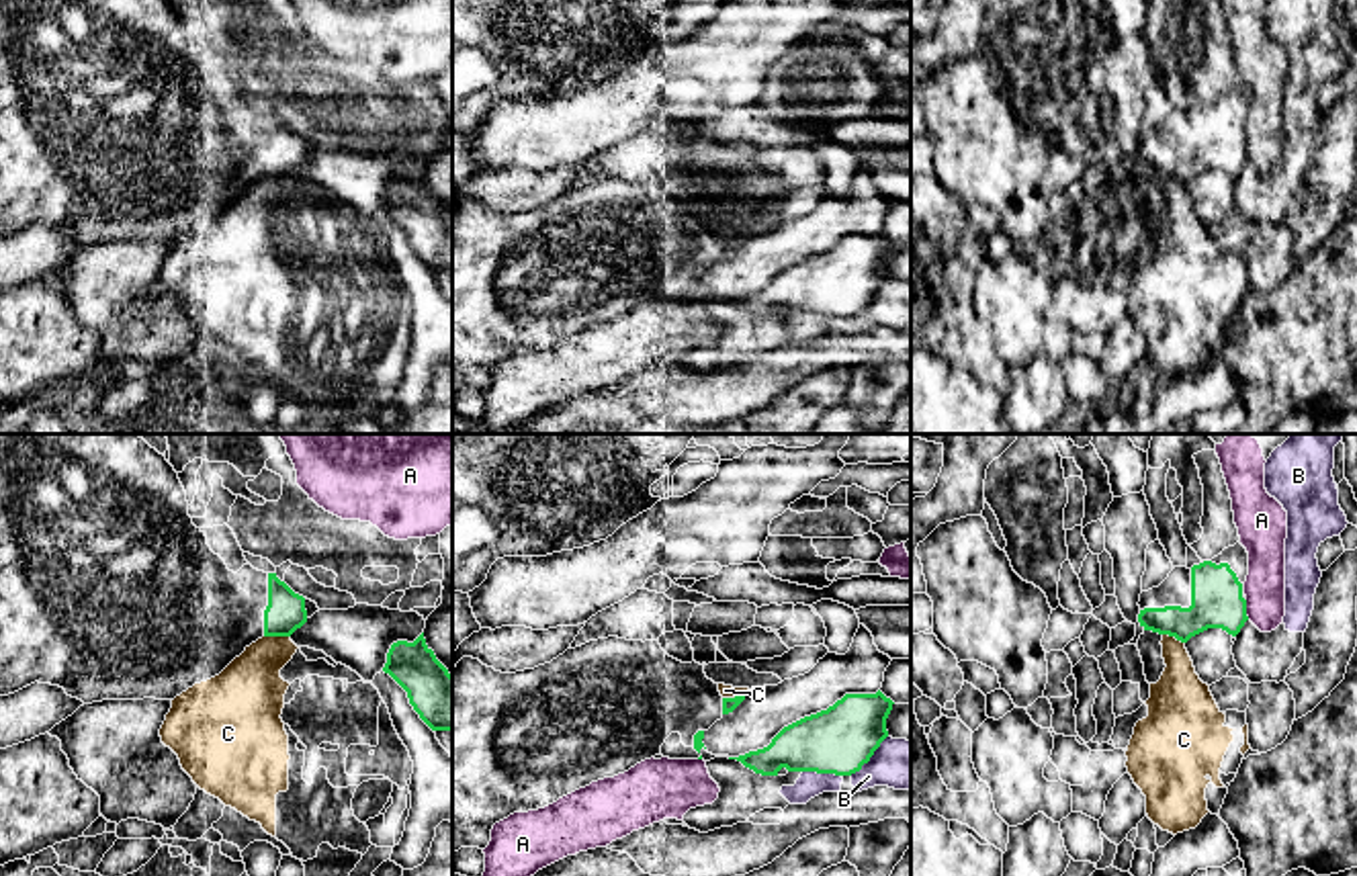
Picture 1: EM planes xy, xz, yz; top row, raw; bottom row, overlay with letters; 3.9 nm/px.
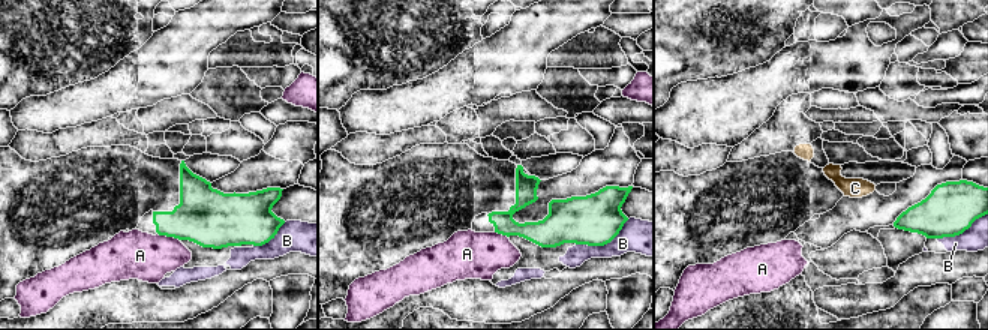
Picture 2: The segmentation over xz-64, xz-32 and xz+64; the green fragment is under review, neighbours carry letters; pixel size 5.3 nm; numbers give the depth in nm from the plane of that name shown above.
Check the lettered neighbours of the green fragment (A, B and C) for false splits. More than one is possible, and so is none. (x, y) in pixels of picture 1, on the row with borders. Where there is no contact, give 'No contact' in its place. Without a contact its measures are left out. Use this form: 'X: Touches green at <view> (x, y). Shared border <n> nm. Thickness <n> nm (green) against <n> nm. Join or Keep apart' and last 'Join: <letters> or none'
A: Touches green at yz (1245, 610). Shared border 80 nm. Thickness 200 nm (green) against 160 nm. Keep apart
B: Touches green at xz (870, 756). Shared border 220 nm. Thickness 260 nm (green) against 200 nm. Keep apart
C: Touches green at xy (277, 635). Shared border 100 nm. Thickness 160 nm (green) against 280 nm. Keep apart
Join: none

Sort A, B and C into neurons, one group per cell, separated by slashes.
A / B / C

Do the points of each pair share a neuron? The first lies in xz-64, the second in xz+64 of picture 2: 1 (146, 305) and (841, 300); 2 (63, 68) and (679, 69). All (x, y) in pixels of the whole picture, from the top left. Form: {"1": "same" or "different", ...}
{"1": "same", "2": "same"}

